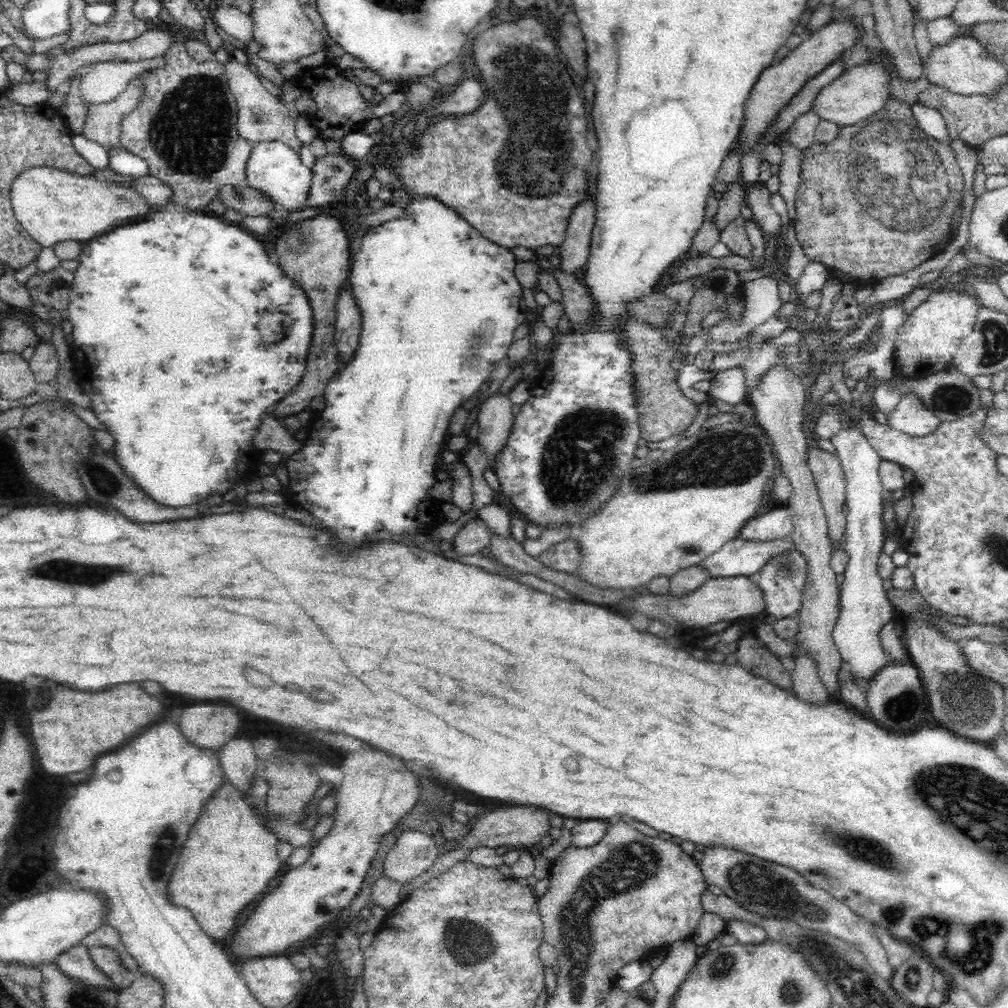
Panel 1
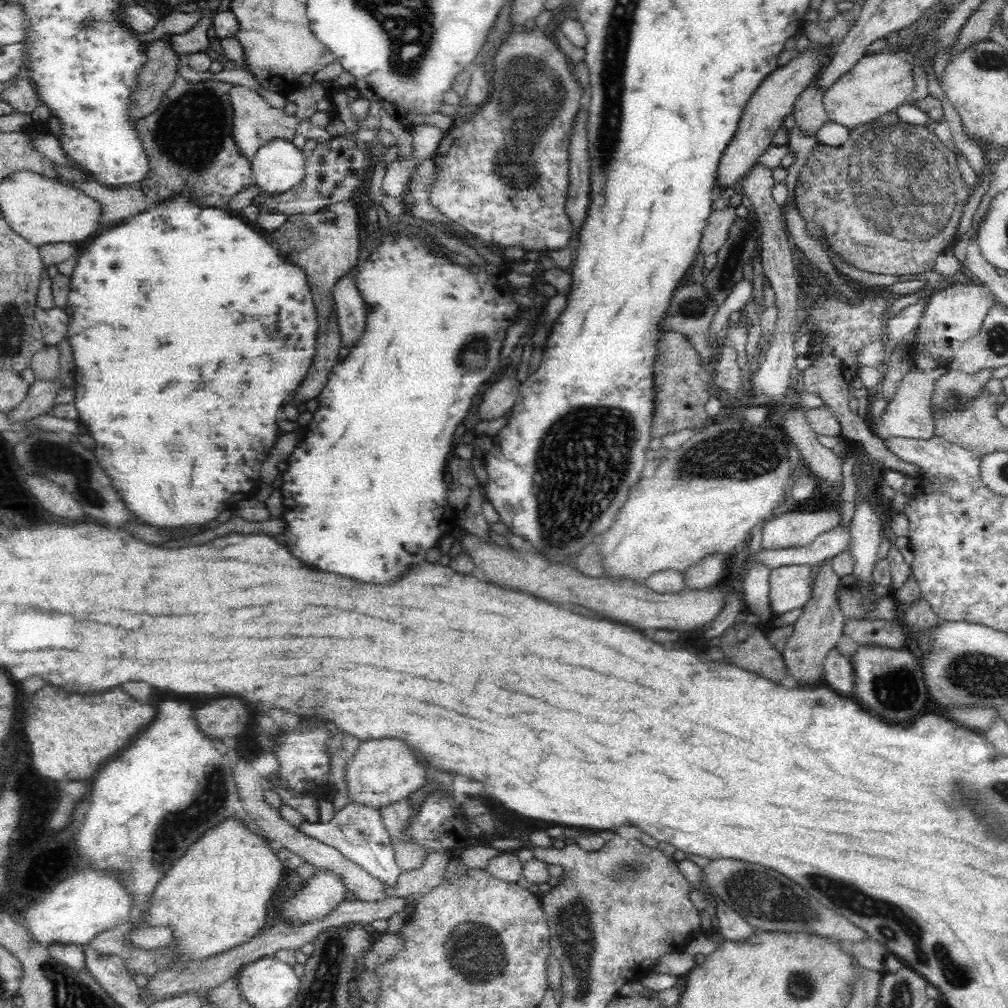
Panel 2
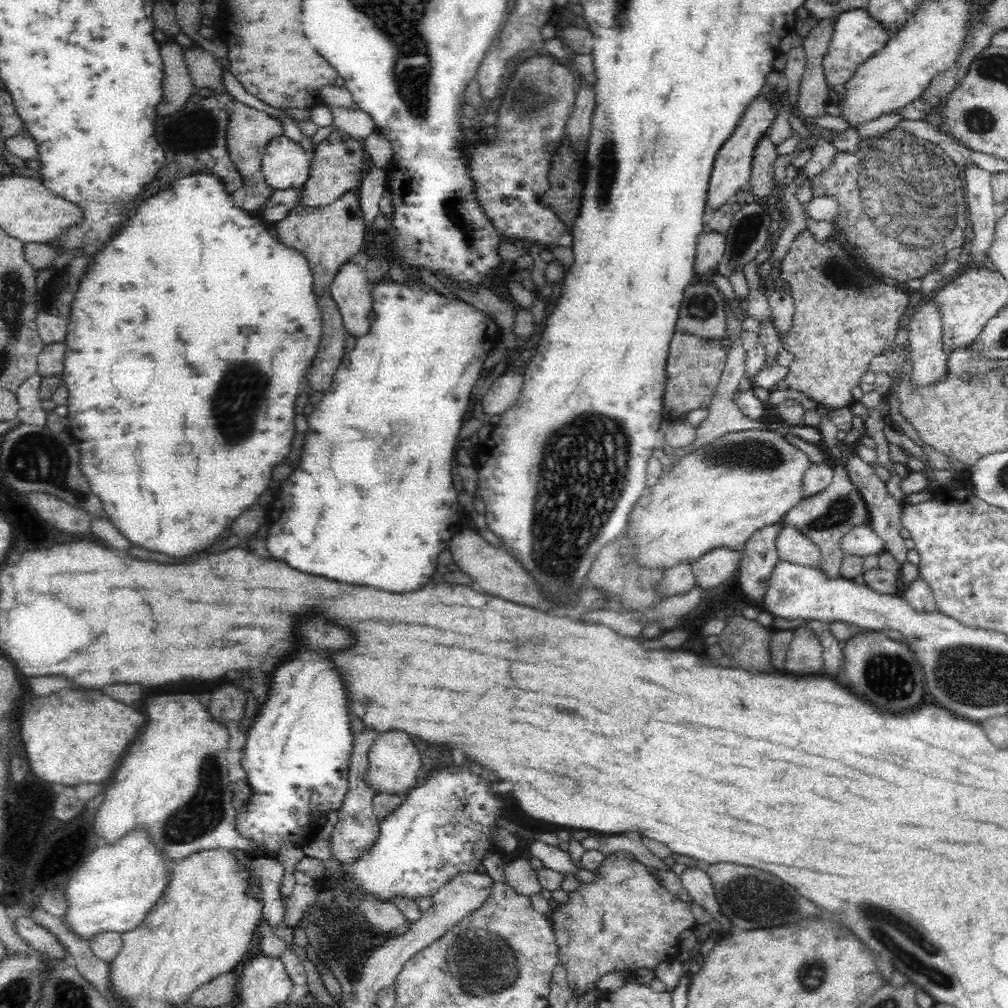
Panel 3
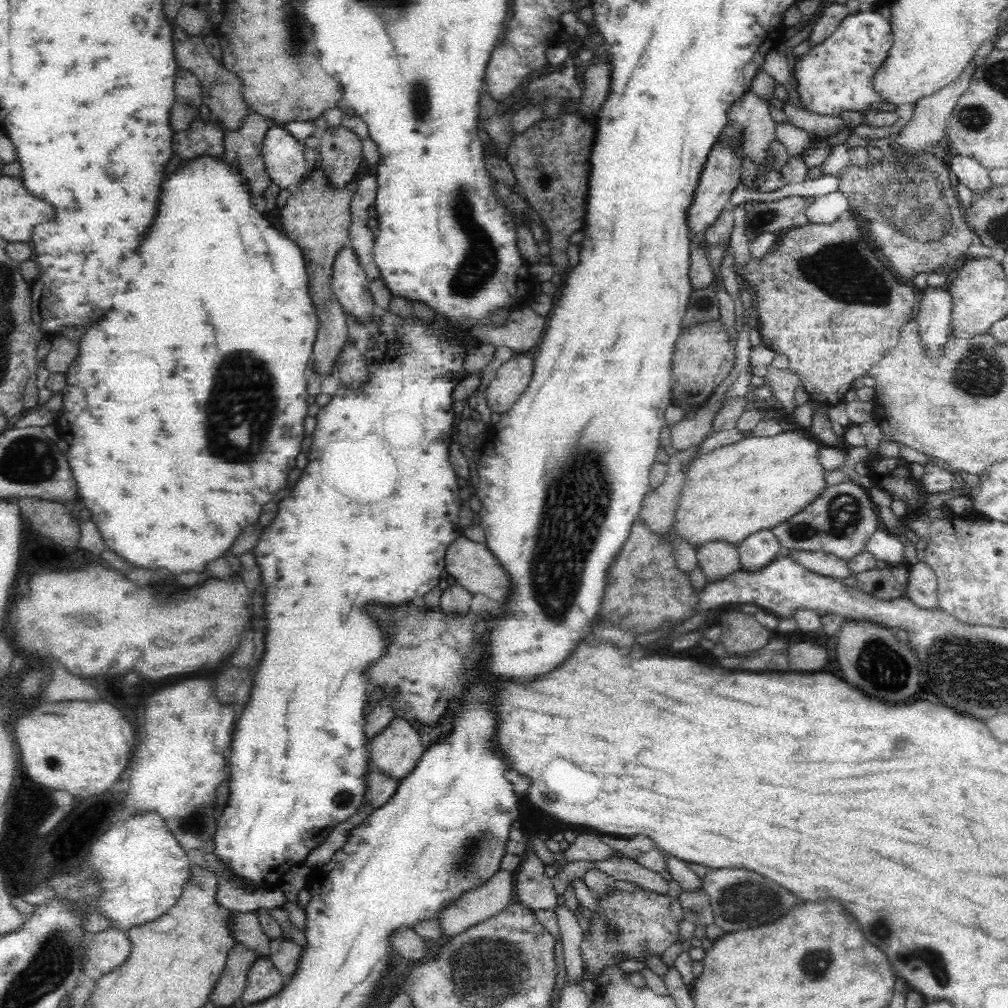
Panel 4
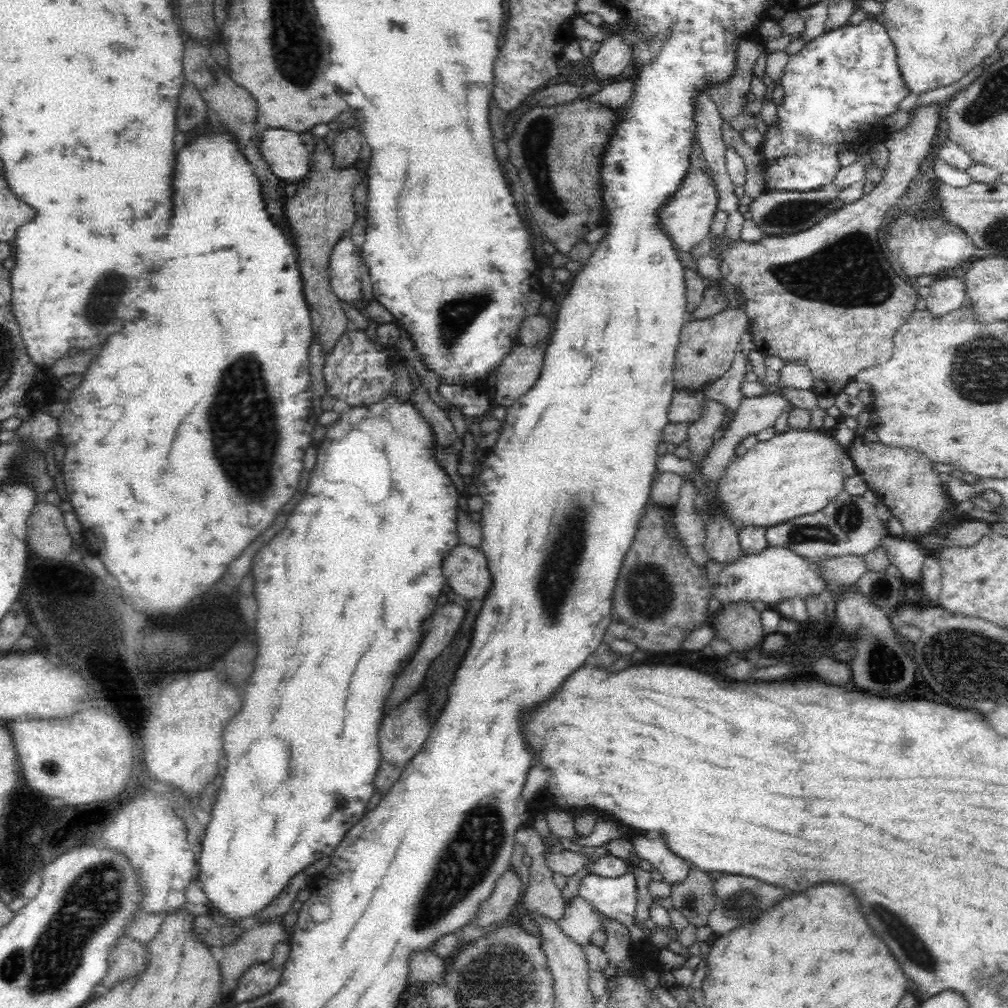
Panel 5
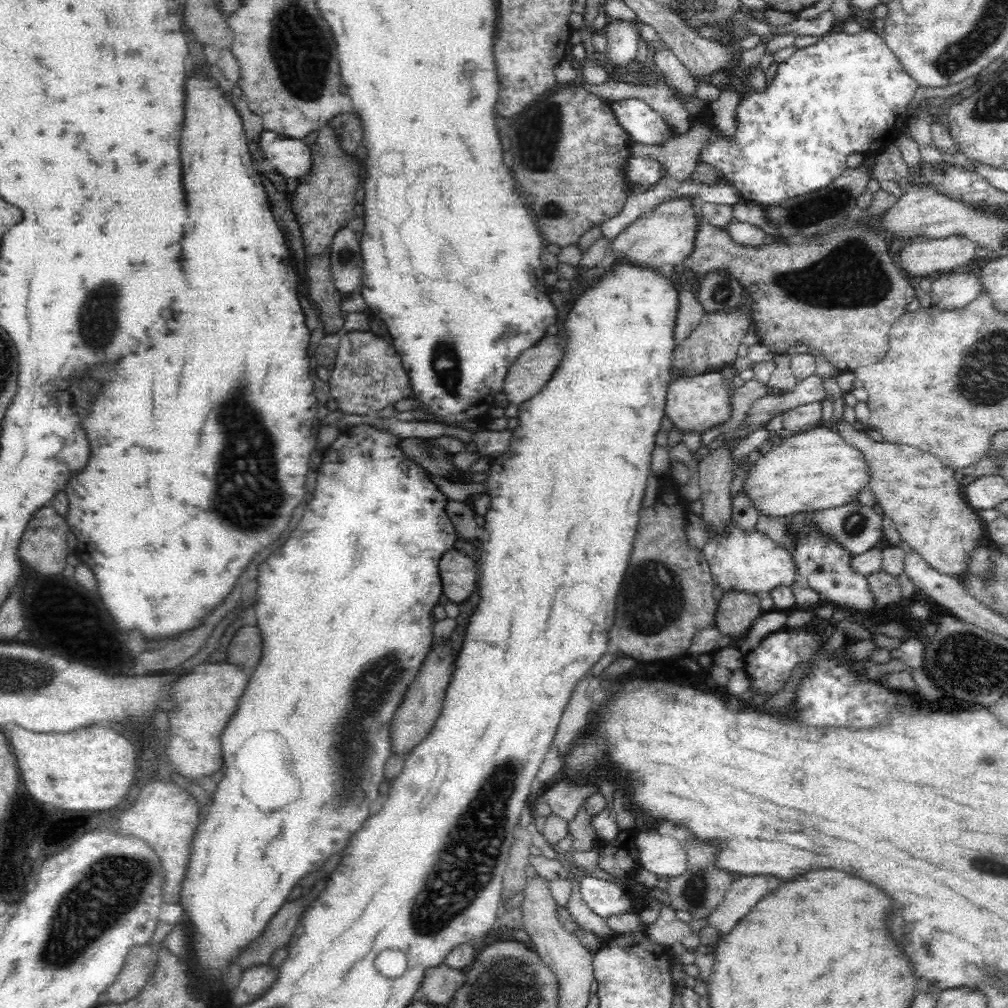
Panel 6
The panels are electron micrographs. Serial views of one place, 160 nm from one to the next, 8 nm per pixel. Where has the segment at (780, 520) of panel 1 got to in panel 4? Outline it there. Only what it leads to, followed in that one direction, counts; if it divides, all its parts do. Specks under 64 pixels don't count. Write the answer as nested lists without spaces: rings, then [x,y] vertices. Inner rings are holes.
[[[792,551],[788,553],[798,564],[819,575],[839,579],[848,578],[853,574],[848,566],[848,559],[838,558],[835,554],[822,551]]]

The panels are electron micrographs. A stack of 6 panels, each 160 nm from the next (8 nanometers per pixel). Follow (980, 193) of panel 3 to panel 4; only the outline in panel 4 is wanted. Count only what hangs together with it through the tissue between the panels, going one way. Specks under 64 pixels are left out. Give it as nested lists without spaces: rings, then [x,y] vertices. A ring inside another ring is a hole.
[[[949,153],[949,166],[954,177],[966,184],[972,193],[987,192],[993,185],[990,181],[989,170],[983,168],[974,158],[962,154]]]

